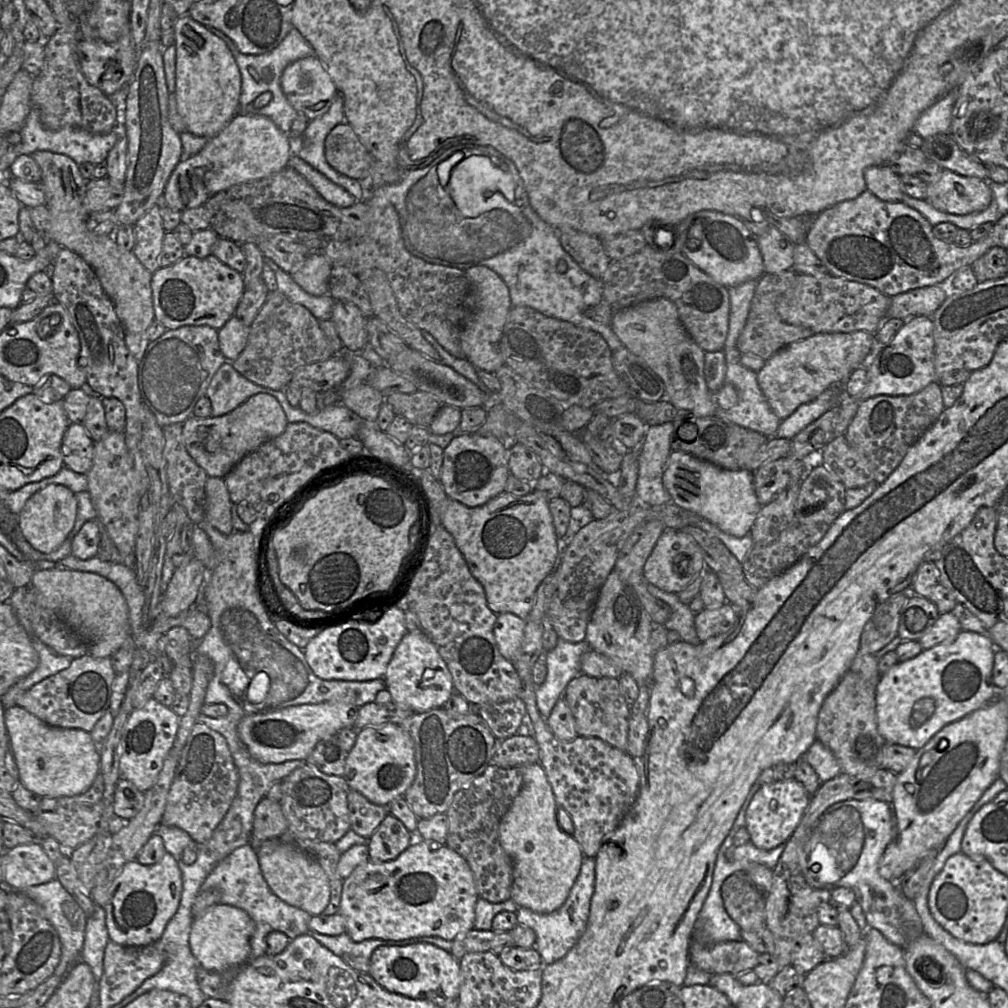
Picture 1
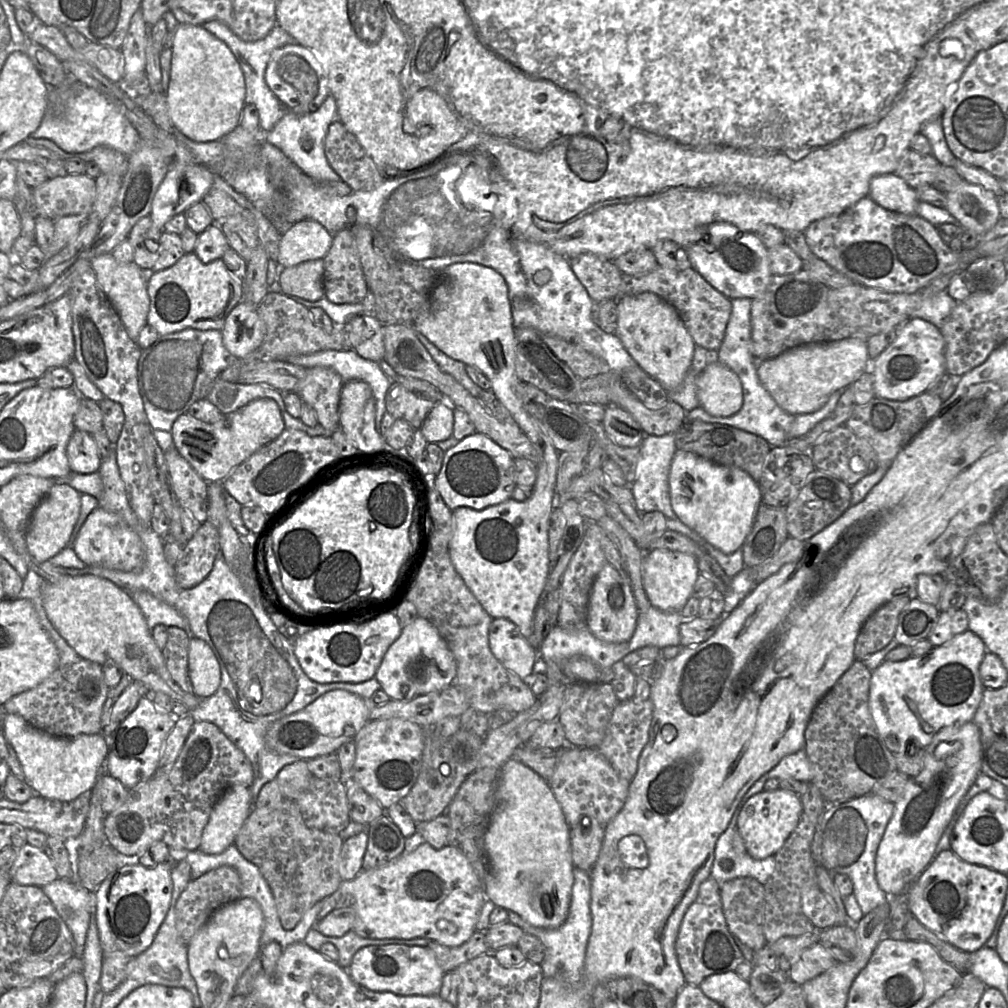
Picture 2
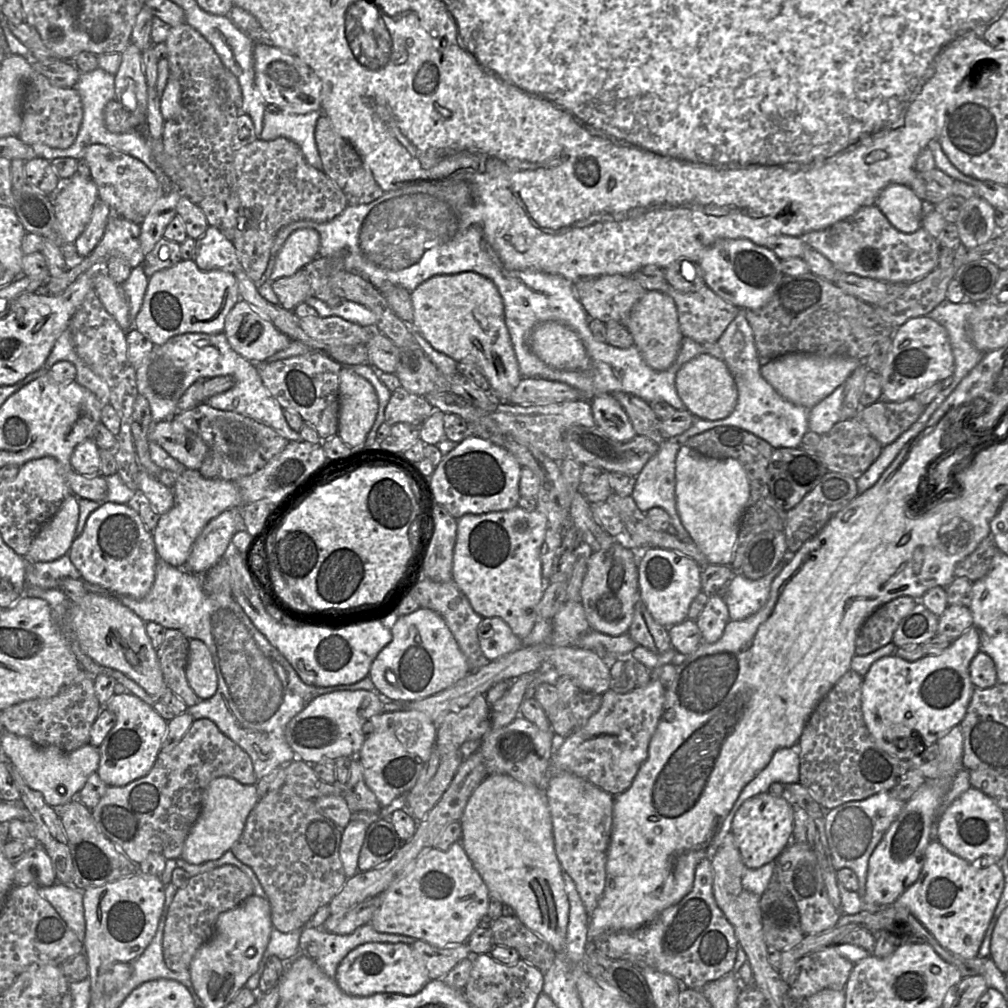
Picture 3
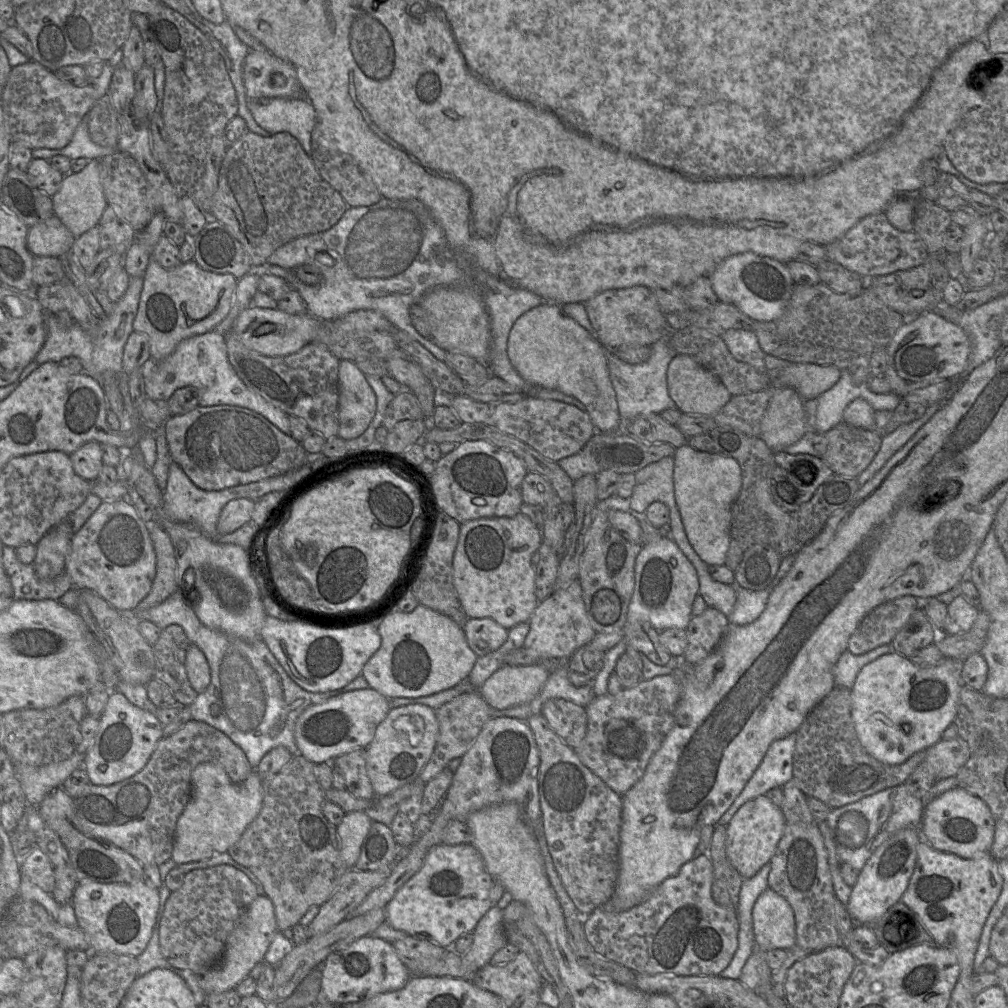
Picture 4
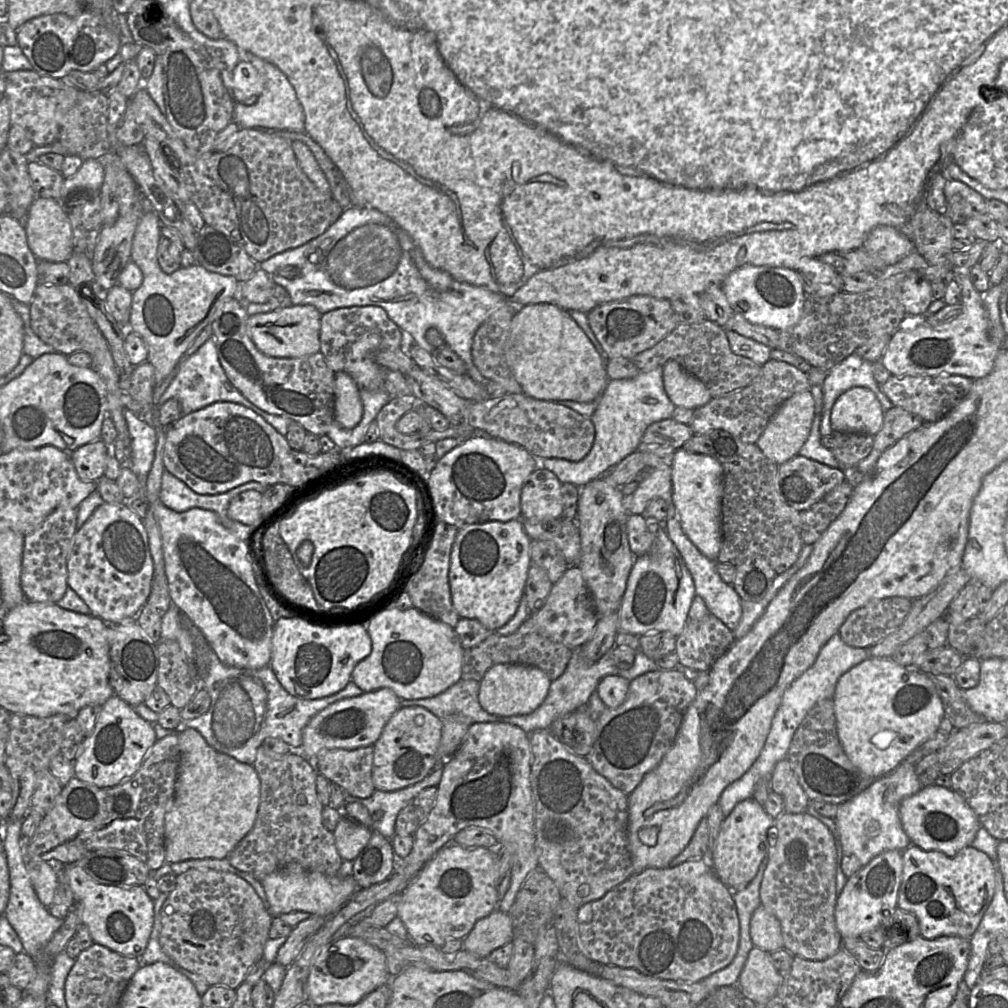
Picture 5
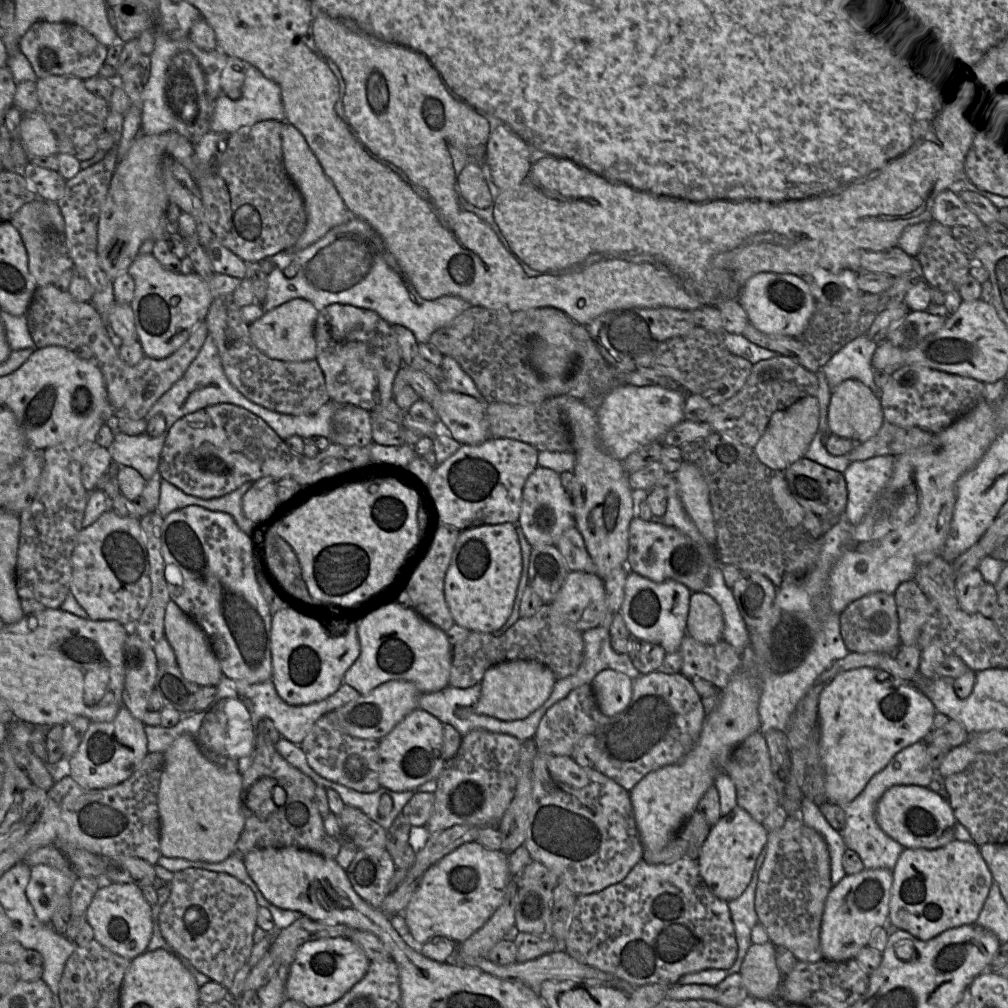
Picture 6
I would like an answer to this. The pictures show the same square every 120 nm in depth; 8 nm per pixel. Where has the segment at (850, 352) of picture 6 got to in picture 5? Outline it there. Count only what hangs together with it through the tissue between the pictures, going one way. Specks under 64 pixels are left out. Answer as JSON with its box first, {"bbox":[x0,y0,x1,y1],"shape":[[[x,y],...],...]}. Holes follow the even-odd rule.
{"bbox":[820,353,894,437],"shape":[[[852,353],[839,364],[827,371],[822,384],[823,408],[820,423],[820,434],[828,437],[833,434],[831,428],[831,411],[836,399],[852,387],[865,387],[876,395],[881,406],[886,411],[894,407],[893,403],[883,393],[873,375],[873,363]]]}

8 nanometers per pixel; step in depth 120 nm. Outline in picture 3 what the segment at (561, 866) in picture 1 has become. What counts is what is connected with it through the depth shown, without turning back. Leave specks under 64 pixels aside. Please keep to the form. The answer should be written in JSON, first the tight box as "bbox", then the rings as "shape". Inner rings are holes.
{"bbox":[460,775,569,953],"shape":[[[488,775],[470,796],[460,822],[461,844],[485,882],[490,897],[510,905],[526,927],[550,944],[556,953],[561,952],[566,945],[569,901],[555,851],[552,817],[544,789],[523,784],[509,775]]]}

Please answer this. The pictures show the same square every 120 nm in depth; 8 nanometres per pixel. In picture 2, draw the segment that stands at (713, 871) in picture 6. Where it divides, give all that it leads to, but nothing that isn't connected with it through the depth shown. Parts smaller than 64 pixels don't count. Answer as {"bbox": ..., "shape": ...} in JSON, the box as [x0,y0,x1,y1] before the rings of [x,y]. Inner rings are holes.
{"bbox":[737,788,802,860],"shape":[[[778,788],[753,795],[742,807],[737,820],[737,831],[744,840],[747,853],[757,860],[775,855],[799,824],[802,814],[801,797],[792,791]]]}

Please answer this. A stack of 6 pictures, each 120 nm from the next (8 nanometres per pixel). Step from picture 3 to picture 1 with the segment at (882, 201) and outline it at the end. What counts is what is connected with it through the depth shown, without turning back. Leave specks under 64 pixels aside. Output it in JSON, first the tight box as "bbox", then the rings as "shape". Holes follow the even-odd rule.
{"bbox":[864,164,904,201],"shape":[[[887,164],[869,166],[864,171],[866,189],[883,201],[901,201],[904,192],[900,178]]]}

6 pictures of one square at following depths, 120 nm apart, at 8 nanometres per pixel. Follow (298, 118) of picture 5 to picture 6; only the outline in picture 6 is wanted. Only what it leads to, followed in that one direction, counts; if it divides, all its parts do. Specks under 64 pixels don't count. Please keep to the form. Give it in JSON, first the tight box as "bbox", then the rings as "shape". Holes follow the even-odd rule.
{"bbox":[210,64,286,134],"shape":[[[246,64],[241,97],[233,100],[221,94],[214,100],[210,131],[231,134],[243,126],[249,126],[264,120],[286,122],[281,100],[281,90],[278,84],[266,78],[256,67],[251,64]]]}

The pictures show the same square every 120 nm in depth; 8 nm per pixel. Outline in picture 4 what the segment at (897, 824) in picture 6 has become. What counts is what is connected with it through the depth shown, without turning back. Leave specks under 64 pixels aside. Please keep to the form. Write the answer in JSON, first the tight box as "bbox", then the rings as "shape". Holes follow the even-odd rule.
{"bbox":[919,787,996,858],"shape":[[[955,787],[925,804],[919,832],[921,840],[936,850],[961,858],[973,858],[990,854],[996,823],[983,800],[960,787]]]}

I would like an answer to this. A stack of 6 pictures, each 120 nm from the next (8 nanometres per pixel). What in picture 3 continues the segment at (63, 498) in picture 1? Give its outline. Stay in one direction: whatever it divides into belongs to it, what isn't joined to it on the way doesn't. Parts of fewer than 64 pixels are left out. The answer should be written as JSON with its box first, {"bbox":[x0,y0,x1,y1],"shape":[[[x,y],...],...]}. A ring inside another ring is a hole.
{"bbox":[28,494,79,562],"shape":[[[70,494],[39,530],[28,554],[34,562],[50,562],[68,554],[79,519],[78,497]]]}

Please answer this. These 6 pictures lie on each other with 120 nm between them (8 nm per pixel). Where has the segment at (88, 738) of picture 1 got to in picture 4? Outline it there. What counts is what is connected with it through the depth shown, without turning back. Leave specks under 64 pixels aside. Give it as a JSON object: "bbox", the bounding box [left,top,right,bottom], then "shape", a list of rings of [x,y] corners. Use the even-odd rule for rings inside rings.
{"bbox":[15,752,84,805],"shape":[[[74,752],[66,760],[44,766],[16,763],[15,772],[28,802],[39,805],[54,788],[62,787],[68,776],[83,765],[84,754]]]}

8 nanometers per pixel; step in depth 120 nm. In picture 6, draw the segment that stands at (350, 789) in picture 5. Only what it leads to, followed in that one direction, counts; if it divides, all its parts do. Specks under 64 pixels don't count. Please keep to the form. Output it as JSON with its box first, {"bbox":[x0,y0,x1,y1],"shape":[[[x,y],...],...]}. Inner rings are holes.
{"bbox":[300,711,380,793],"shape":[[[335,711],[322,716],[300,746],[309,766],[323,778],[361,793],[372,793],[380,788],[379,740],[356,738],[344,733],[337,724]]]}

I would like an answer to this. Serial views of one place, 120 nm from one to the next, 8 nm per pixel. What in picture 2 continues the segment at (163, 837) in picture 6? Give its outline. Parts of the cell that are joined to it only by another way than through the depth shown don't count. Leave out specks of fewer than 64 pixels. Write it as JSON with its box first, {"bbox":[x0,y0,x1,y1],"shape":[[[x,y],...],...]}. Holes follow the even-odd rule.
{"bbox":[198,784,252,854],"shape":[[[235,784],[225,789],[211,812],[198,849],[206,854],[222,853],[235,843],[252,809],[249,787]]]}

